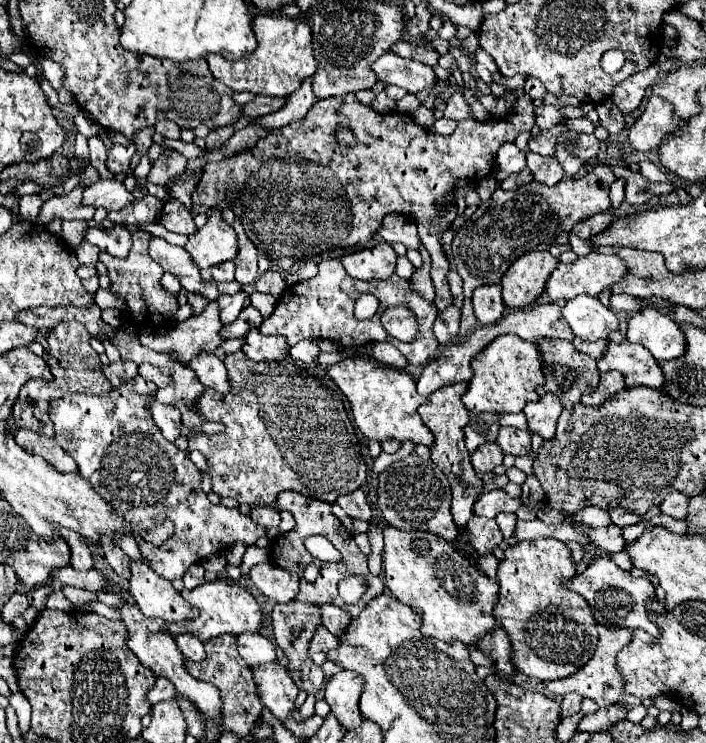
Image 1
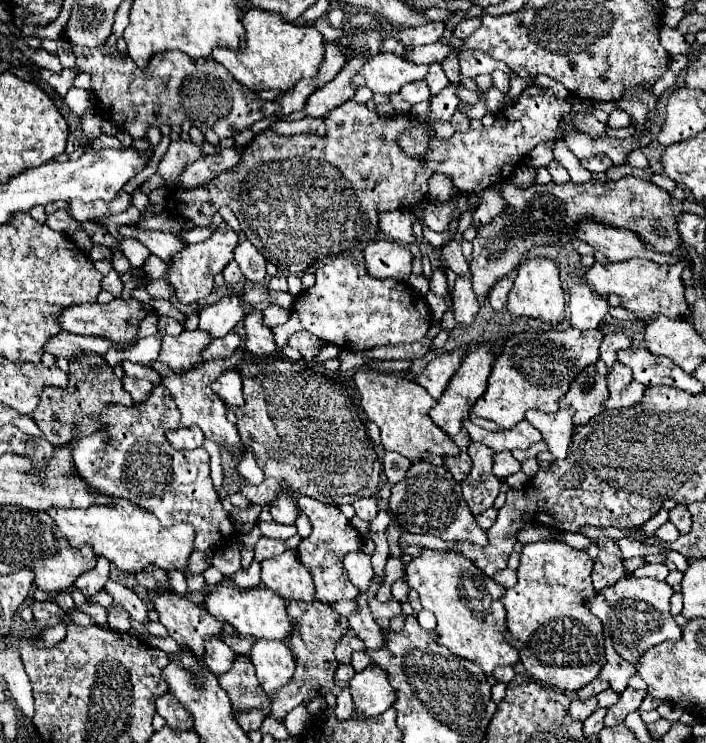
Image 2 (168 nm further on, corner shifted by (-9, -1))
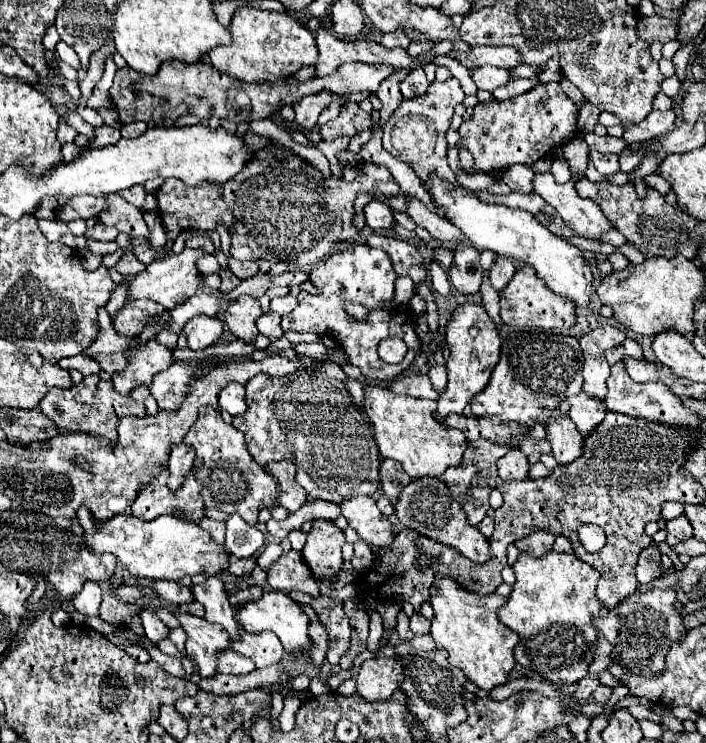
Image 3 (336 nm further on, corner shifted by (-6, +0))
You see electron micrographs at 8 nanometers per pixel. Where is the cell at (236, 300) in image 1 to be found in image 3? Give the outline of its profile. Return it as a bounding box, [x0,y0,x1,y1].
[183,315,223,351]

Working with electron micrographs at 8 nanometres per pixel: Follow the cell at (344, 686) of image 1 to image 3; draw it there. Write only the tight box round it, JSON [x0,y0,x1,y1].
[357,657,403,701]

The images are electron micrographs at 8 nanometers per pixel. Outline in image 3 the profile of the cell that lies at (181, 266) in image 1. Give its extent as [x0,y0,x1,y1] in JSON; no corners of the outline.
[99,195,149,237]

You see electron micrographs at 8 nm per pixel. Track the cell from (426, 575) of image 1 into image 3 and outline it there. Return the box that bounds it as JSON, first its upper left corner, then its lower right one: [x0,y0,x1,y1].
[431,579,517,691]

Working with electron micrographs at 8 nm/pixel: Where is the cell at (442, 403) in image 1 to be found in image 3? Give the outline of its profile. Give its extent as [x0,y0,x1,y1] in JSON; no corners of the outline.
[433,303,499,421]

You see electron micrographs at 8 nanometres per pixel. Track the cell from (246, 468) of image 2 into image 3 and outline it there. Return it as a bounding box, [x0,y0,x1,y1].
[183,407,279,527]

